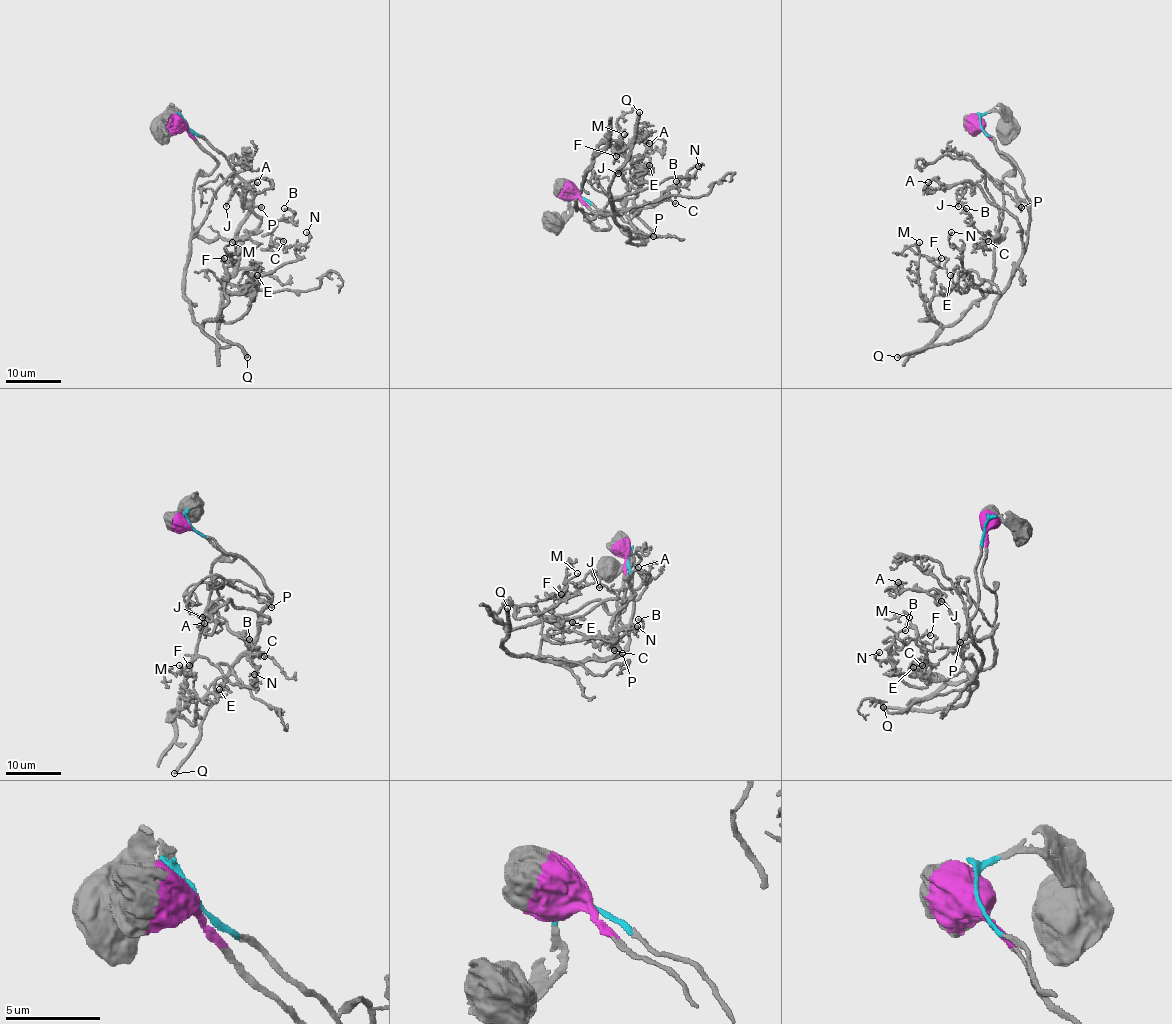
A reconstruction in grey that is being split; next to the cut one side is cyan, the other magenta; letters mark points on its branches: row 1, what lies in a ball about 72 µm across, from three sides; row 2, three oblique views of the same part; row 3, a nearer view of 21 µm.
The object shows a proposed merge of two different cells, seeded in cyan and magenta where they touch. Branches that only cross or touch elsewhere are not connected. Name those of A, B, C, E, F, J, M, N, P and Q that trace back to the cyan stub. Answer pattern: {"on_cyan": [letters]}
{"on_cyan": ["A", "J", "N", "P", "Q"]}

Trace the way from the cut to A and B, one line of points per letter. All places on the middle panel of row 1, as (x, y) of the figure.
A: (578, 195), (643, 244), (628, 241), (652, 232), (635, 214), (634, 197), (649, 144)
B: (578, 195), (609, 226), (599, 229), (583, 216), (638, 209), (670, 186), (687, 183), (682, 179), (676, 181)

